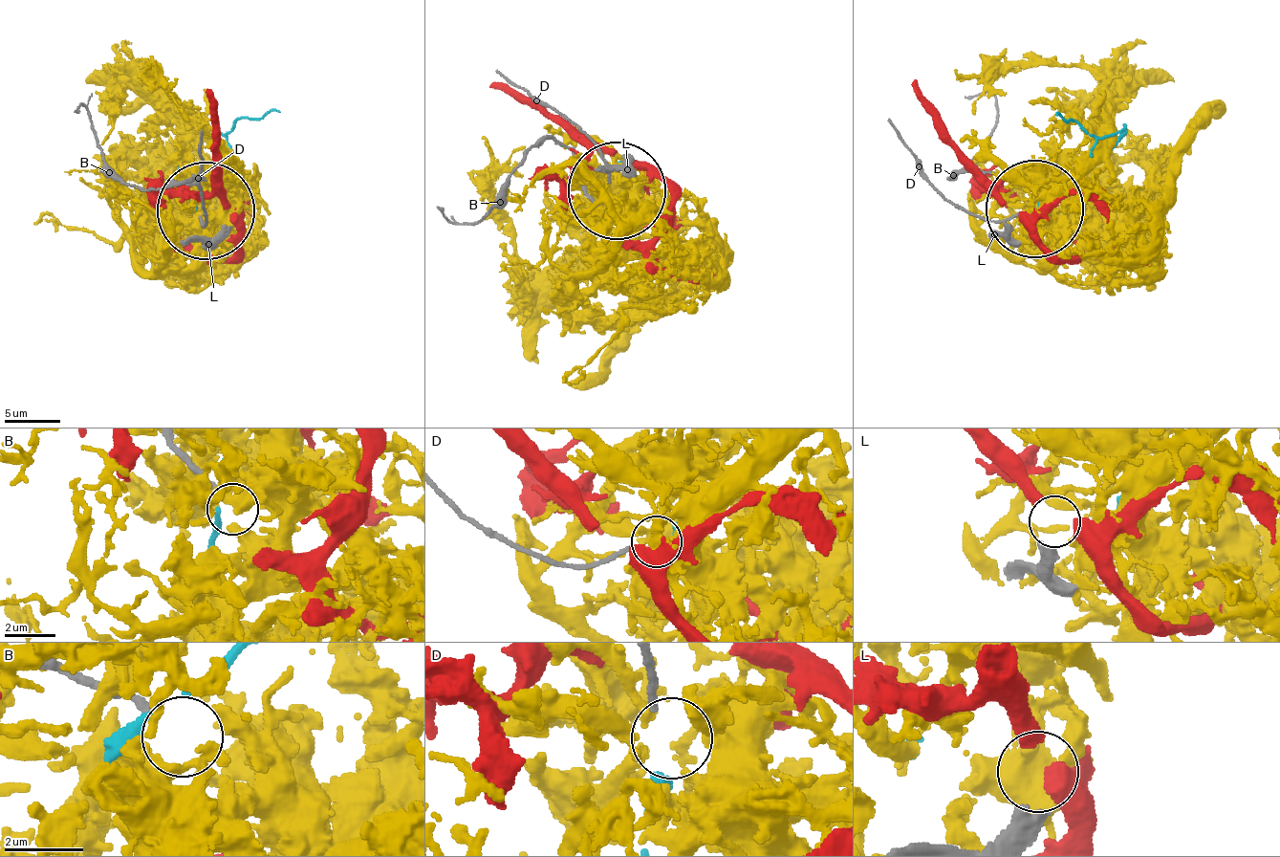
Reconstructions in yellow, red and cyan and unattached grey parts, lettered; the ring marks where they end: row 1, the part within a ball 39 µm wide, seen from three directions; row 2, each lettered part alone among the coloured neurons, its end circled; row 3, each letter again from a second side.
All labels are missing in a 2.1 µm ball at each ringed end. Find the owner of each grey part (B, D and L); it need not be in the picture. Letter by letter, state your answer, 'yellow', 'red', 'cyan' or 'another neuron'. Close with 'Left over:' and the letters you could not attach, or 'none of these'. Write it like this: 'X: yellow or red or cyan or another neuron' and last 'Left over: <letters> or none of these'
B: another neuron
D: cyan
L: another neuron
Left over: B, L

